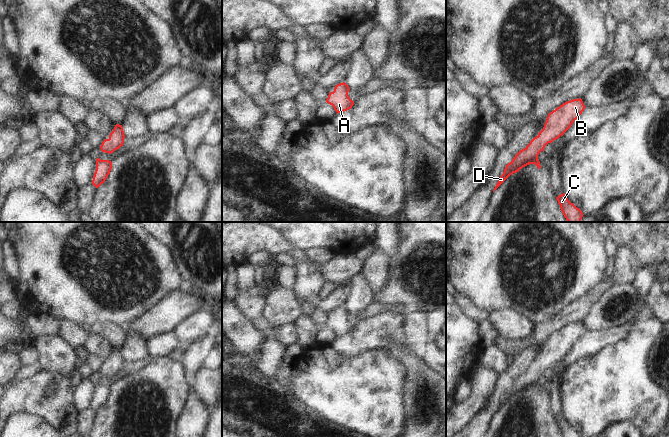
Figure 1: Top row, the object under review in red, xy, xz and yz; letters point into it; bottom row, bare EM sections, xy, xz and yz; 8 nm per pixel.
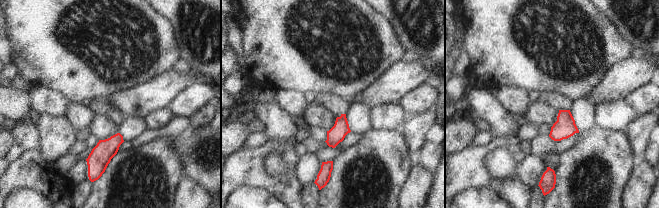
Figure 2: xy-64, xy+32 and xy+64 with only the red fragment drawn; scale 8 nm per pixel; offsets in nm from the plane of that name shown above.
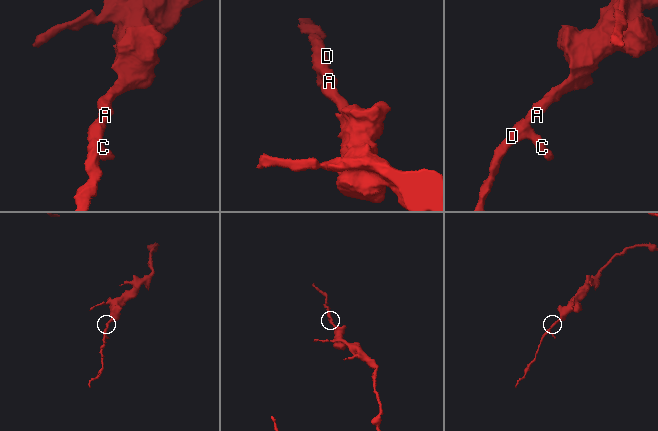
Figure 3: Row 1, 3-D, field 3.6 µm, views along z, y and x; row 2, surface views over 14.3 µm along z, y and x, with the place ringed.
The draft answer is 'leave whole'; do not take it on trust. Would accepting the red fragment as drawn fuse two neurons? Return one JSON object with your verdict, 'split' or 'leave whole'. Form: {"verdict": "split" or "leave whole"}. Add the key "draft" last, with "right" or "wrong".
{"verdict": "leave whole", "draft": "right"}

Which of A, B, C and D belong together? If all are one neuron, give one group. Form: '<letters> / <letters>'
A B C D

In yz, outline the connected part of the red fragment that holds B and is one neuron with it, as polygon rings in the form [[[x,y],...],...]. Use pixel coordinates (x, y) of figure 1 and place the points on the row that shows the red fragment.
[[[581,98],[567,101],[550,112],[547,116],[543,129],[534,137],[530,143],[520,150],[510,163],[504,169],[493,192],[513,173],[519,172],[520,169],[535,164],[538,169],[541,168],[538,155],[544,151],[548,143],[558,139],[571,127],[573,122],[585,109]]]

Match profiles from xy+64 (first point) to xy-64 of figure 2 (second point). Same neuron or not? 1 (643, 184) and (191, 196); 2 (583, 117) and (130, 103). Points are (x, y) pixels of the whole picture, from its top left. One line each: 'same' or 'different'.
1: same
2: different

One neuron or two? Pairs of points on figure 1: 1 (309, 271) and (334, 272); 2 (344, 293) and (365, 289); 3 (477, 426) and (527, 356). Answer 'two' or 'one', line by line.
1: two
2: two
3: one

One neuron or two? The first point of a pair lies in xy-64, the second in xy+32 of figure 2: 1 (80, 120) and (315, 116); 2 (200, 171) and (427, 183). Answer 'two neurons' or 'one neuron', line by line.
1: two neurons
2: two neurons

